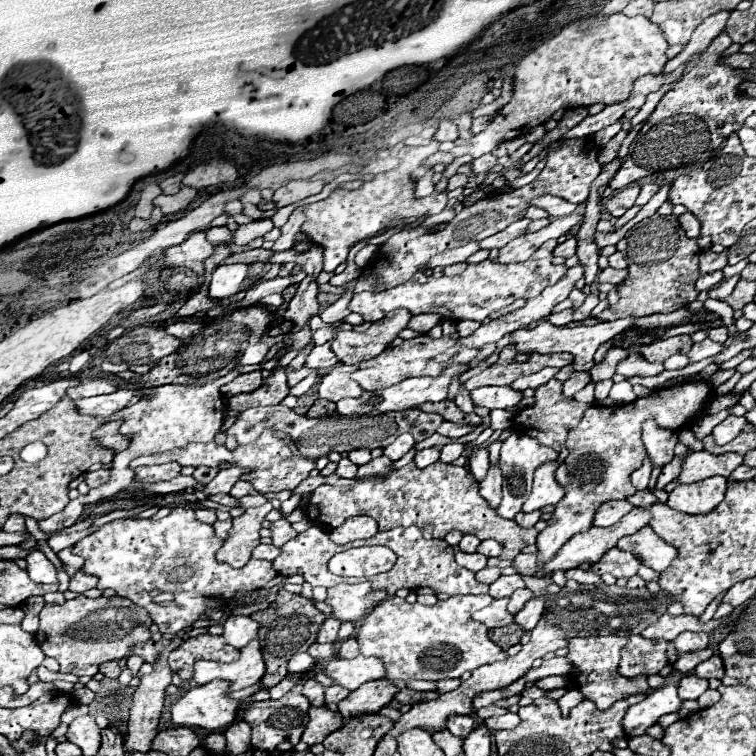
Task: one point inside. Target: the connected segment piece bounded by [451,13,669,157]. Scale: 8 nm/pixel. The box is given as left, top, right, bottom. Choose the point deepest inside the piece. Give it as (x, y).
(596, 62)

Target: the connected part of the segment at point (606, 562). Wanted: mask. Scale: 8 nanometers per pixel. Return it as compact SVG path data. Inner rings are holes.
M611 549L609 553L605 553L605 557L601 557L601 561L591 565L591 571L597 575L603 573L613 573L615 577L633 577L639 569L639 559L633 553L621 551L621 549Z

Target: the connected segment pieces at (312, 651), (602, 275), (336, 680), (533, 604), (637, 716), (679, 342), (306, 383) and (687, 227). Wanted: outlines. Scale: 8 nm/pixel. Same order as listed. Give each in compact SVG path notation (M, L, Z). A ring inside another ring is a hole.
M313 643L307 653L309 653L311 657L315 657L317 661L321 661L321 659L333 659L333 657L337 655L337 649L335 649L333 643L325 643L325 645Z
M607 267L607 269L599 271L599 275L597 275L597 279L601 283L613 283L613 285L619 285L625 277L627 277L625 269L613 269L613 267Z
M357 655L355 659L333 659L325 667L325 675L333 679L333 685L341 685L349 691L361 687L367 681L383 679L385 677L385 667L377 657L361 657Z
M533 597L533 601L529 601L517 615L515 615L515 623L525 629L525 631L533 631L541 613L545 609L545 599L541 597Z
M673 677L671 683L667 683L661 689L651 691L641 703L627 709L625 719L623 719L623 731L627 737L645 735L647 729L651 725L655 725L661 715L679 711L681 703L683 703L679 697L675 697L679 681L681 681L681 677Z
M679 335L679 337L669 337L669 339L659 339L651 345L643 347L631 347L627 349L629 353L641 353L647 361L665 361L675 353L689 353L693 341L689 335Z
M312 373L304 381L300 381L297 385L290 389L290 394L296 397L304 395L316 382L317 373Z
M683 213L683 215L679 215L679 225L681 225L683 231L687 233L687 237L699 237L701 225L699 225L697 217L693 217L691 213Z

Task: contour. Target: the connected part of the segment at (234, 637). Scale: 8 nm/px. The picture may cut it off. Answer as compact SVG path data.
M231 615L227 621L225 621L225 641L237 649L245 647L253 637L257 637L257 629L259 625L251 619L251 617L245 617L245 615Z

